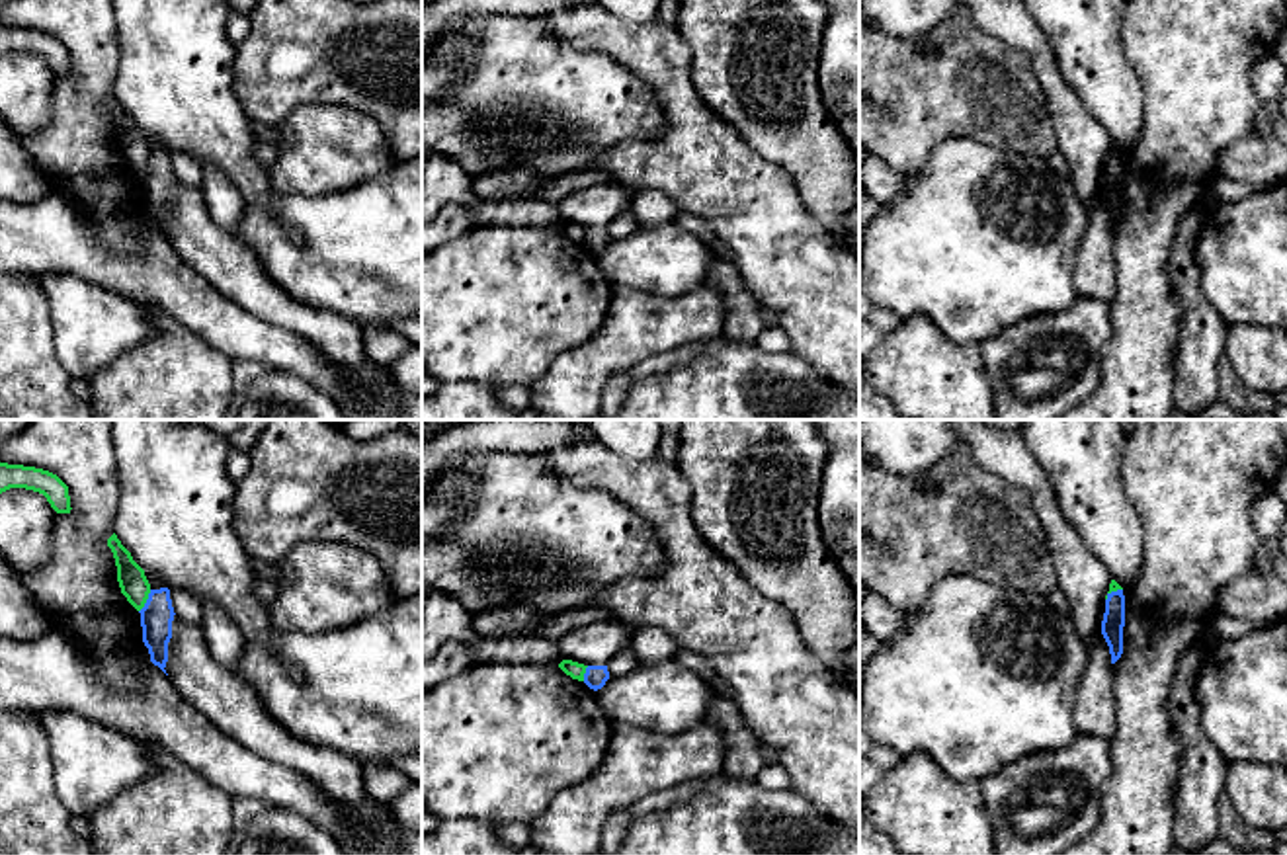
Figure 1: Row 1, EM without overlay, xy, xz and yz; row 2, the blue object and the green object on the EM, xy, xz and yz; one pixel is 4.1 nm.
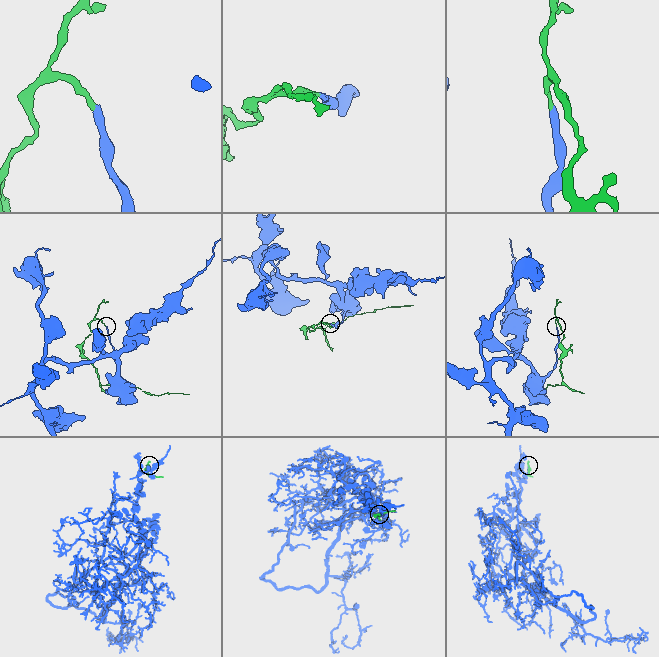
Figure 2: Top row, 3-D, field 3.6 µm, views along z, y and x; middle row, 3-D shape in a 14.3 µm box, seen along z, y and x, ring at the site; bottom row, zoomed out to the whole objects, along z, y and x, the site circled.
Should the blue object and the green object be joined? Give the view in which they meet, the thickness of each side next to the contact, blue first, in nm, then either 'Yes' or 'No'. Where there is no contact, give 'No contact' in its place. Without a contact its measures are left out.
Touches blue in xy. Thickness 140 nm (blue) against 120 nm. No

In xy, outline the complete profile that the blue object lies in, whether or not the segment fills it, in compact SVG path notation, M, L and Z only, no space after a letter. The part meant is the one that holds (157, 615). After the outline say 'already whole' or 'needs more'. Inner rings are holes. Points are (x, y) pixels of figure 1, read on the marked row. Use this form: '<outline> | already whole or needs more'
M150 590L141 613L143 642L148 648L150 662L166 673L168 642L172 638L174 607L170 590Z | already whole

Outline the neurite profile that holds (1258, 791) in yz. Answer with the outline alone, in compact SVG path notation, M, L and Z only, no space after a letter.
M1230 761L1225 793L1232 810L1250 828L1279 832L1287 828L1287 767L1279 761Z

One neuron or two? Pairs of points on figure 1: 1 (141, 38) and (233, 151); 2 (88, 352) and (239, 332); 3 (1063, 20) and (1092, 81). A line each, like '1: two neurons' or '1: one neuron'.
1: one neuron
2: two neurons
3: one neuron

